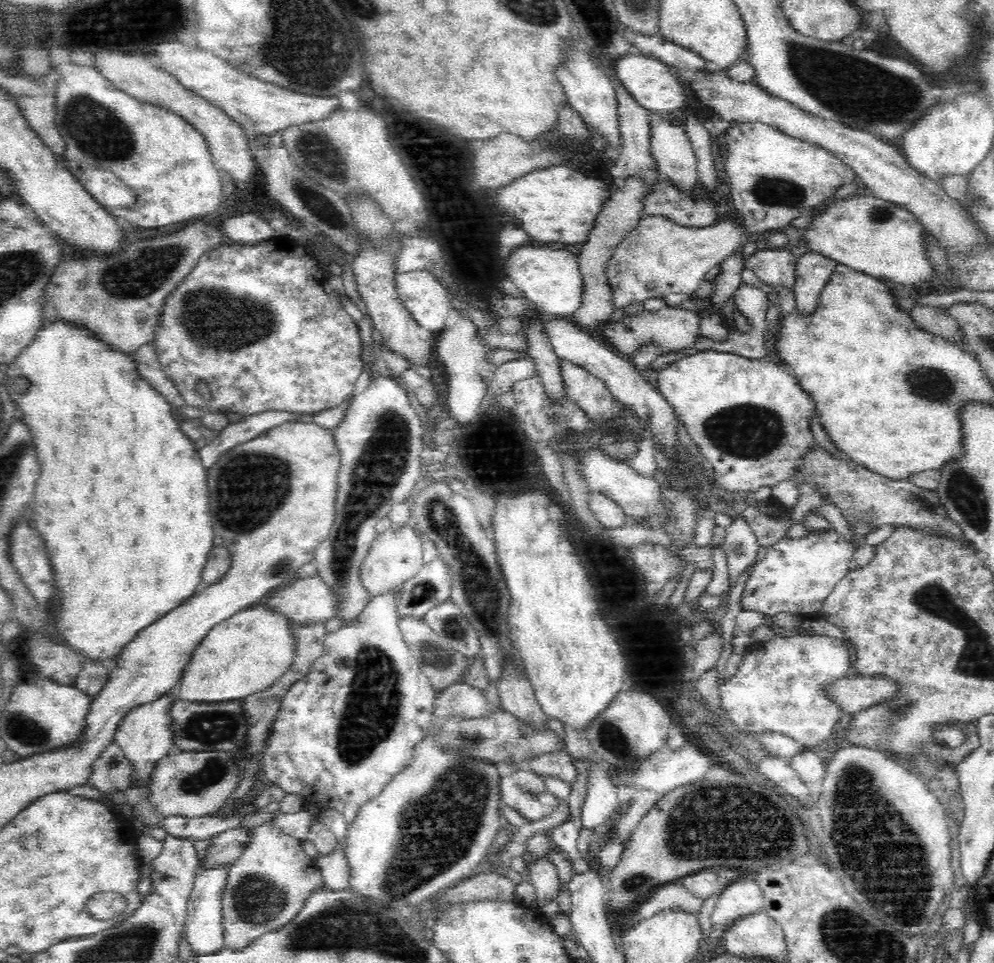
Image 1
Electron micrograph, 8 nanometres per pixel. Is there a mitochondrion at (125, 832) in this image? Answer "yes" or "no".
no

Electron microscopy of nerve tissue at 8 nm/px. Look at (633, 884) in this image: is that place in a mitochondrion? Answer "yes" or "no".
yes

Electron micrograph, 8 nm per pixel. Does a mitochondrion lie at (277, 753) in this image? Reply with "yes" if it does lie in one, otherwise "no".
no

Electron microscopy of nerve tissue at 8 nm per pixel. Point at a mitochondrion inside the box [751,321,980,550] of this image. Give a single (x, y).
(932, 384)

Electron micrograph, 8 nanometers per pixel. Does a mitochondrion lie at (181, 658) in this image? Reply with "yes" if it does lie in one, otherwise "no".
no

